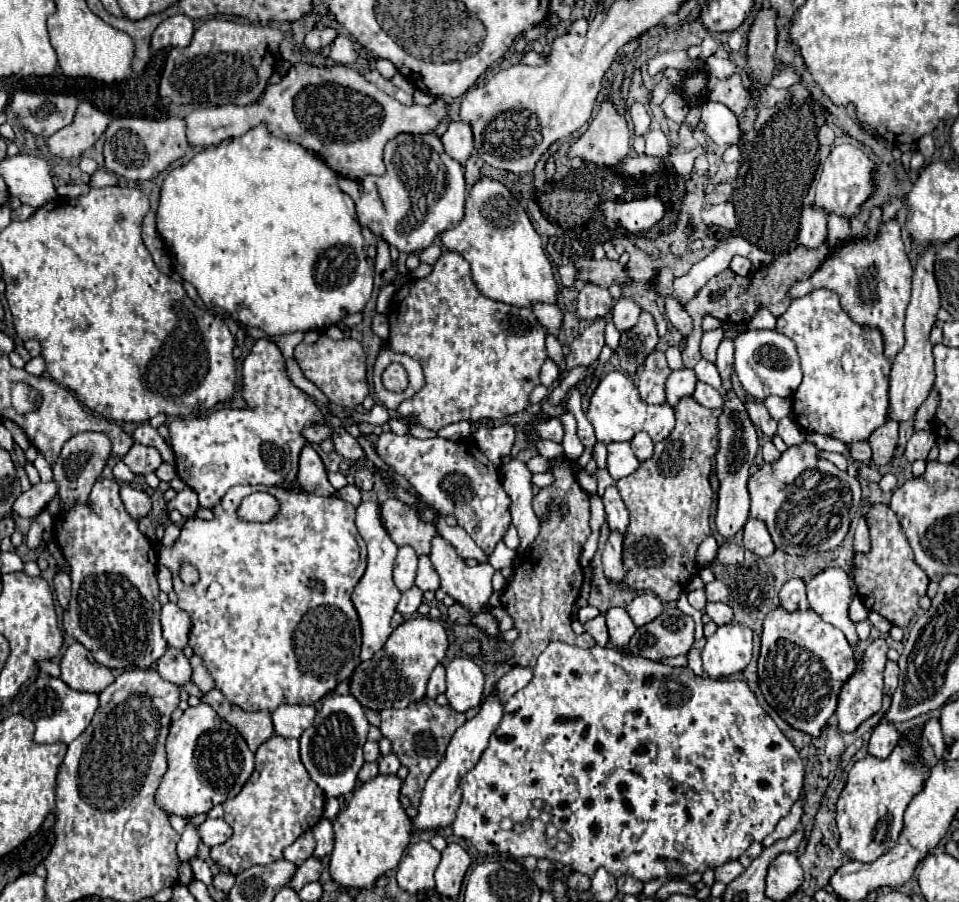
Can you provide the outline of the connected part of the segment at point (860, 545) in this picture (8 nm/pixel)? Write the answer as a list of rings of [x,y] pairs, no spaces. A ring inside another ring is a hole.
[[[861,519],[861,521],[857,523],[853,549],[855,549],[857,553],[869,553],[869,551],[871,551],[871,539],[869,539],[869,529],[867,529],[867,525],[865,525],[865,519]]]

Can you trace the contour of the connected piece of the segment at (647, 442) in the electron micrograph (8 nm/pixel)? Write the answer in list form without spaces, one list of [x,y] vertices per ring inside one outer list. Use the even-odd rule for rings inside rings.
[[[637,433],[631,441],[631,447],[639,461],[647,461],[653,455],[653,439],[647,433]]]

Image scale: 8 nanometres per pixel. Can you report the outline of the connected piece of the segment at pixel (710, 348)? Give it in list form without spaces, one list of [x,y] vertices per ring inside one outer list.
[[[721,323],[721,327],[703,333],[703,339],[701,339],[701,355],[703,355],[703,359],[715,361],[715,351],[717,351],[721,339],[723,339],[723,333],[729,331],[729,329],[735,329],[739,333],[739,331],[743,331],[743,325],[741,323]]]

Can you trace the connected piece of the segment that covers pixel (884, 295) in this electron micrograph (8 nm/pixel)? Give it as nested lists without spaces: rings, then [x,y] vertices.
[[[875,209],[871,213],[871,221],[867,227],[871,229],[869,237],[879,233],[877,241],[849,241],[841,247],[837,247],[827,259],[817,273],[805,281],[797,281],[791,289],[789,295],[791,299],[805,297],[807,293],[815,289],[831,289],[839,295],[841,307],[857,321],[859,325],[867,325],[873,329],[879,329],[885,339],[885,355],[893,359],[901,349],[903,349],[903,321],[905,321],[905,309],[909,305],[911,297],[911,275],[913,267],[907,259],[903,241],[901,241],[901,227],[895,219],[889,223],[881,225],[881,209]]]

